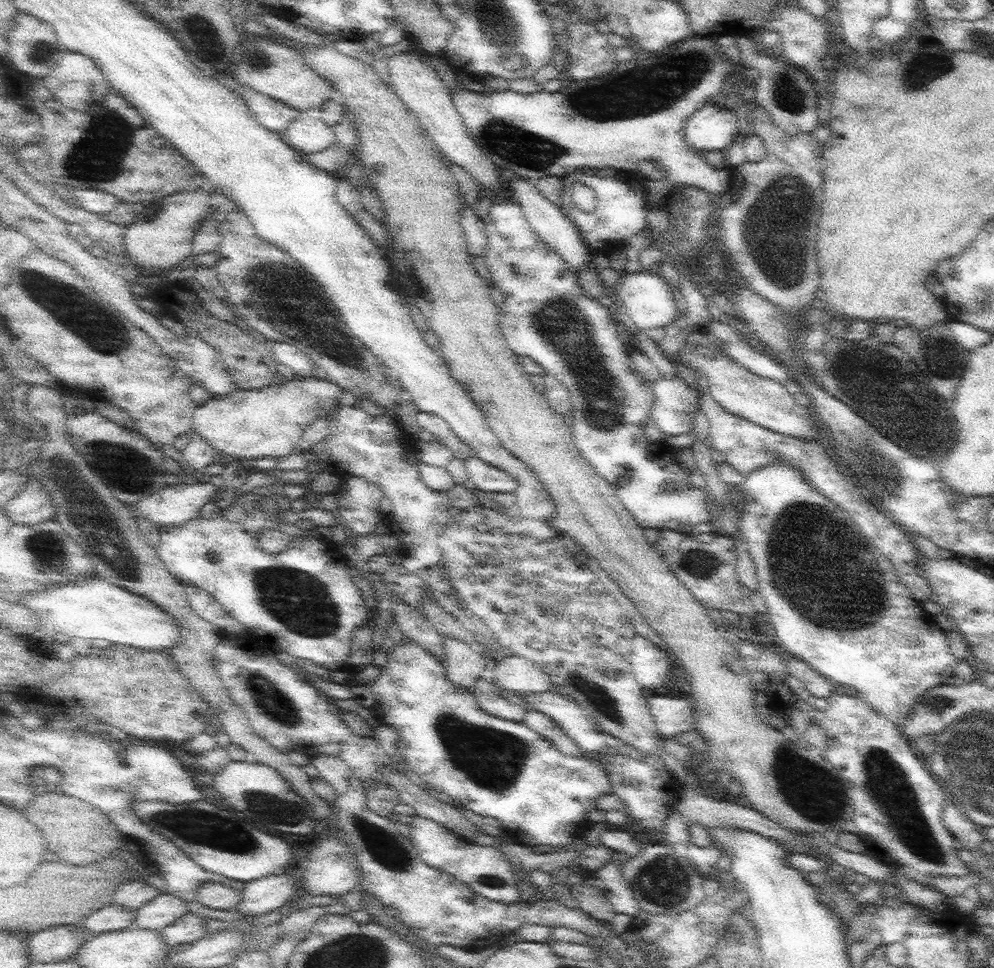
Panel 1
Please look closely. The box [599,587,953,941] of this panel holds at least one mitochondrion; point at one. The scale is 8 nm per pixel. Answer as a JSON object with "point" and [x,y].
{"point":[889,789]}

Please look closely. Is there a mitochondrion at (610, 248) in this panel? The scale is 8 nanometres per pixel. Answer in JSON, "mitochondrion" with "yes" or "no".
{"mitochondrion":"no"}

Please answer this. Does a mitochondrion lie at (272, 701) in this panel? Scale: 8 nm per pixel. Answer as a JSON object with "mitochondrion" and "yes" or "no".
{"mitochondrion":"yes"}

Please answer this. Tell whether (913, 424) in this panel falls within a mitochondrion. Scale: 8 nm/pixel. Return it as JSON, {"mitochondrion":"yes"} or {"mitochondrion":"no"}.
{"mitochondrion":"yes"}

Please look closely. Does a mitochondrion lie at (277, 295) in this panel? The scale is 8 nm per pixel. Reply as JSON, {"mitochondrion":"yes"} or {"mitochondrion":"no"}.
{"mitochondrion":"yes"}

